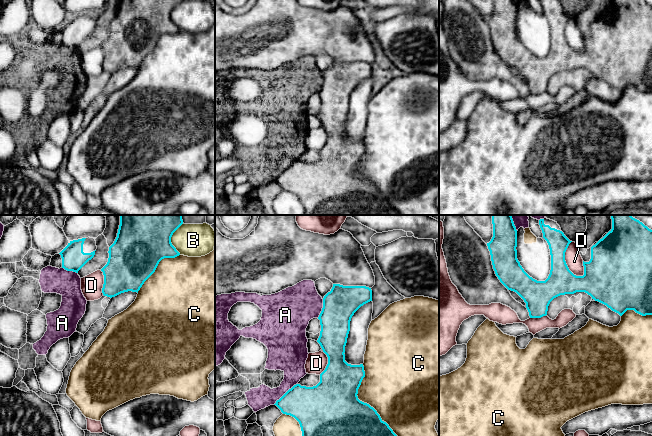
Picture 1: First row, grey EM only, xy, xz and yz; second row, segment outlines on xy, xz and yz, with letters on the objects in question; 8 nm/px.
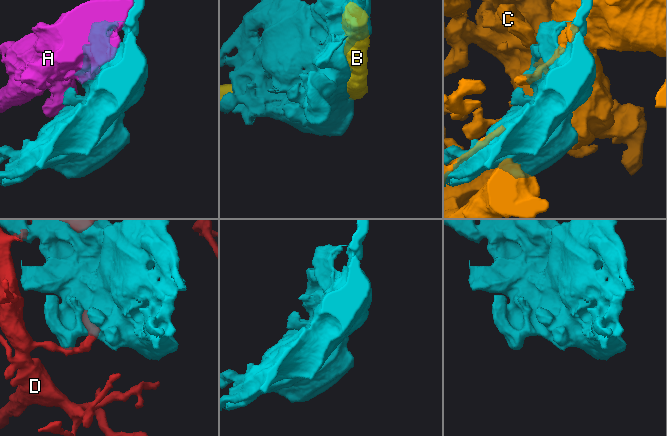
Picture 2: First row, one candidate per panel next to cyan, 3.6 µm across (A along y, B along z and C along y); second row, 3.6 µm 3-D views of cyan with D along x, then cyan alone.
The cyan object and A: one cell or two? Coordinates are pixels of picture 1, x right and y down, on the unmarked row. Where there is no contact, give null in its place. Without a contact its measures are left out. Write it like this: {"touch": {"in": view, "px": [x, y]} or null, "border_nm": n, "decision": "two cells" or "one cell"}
{"touch": {"in": "xz", "px": [286, 168]}, "border_nm": 260, "decision": "two cells"}

